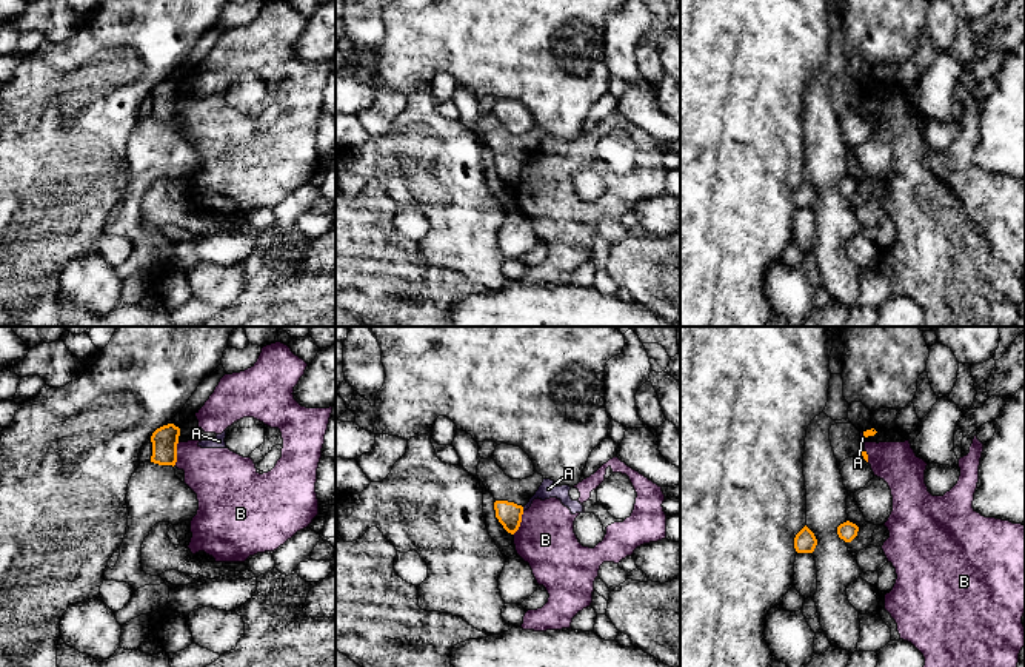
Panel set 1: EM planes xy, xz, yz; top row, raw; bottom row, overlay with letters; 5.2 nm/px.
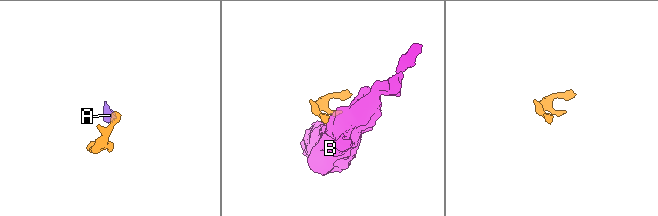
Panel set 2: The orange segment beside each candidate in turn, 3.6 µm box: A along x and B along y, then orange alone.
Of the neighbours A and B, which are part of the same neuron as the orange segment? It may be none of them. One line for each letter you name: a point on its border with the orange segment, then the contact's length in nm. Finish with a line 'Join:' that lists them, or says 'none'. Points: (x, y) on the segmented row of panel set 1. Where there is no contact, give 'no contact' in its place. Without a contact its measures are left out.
Join: none

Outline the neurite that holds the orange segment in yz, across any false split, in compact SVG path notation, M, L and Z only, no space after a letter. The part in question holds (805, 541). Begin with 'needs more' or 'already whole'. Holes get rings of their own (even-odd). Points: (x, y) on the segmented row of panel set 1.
already whole | M805 525L794 538L797 553L813 553L817 545L814 533Z

